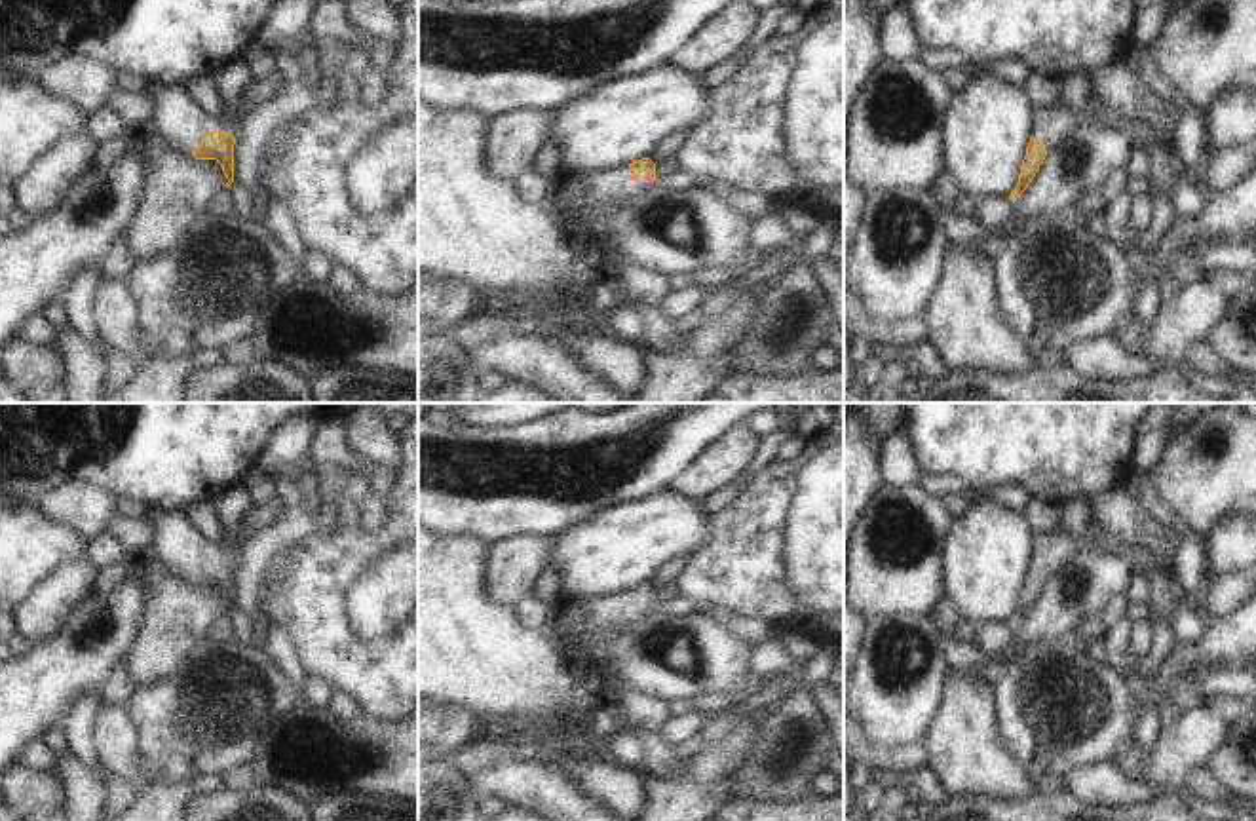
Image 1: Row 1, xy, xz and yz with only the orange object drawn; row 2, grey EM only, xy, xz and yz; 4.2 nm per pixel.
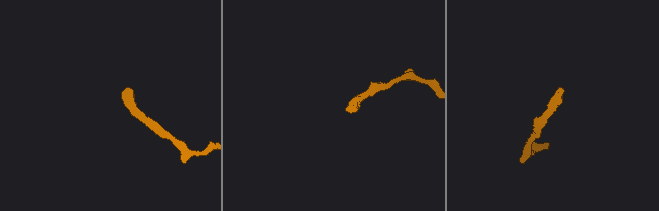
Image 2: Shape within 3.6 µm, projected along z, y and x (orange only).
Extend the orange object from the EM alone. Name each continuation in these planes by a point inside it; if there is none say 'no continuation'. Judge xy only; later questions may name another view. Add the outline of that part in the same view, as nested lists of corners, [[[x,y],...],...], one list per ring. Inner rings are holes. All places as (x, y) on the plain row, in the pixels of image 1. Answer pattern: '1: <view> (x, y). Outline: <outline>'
1: xy (175, 546). Outline: [[[148,511],[146,521],[154,530],[146,557],[184,582],[192,582],[209,557],[230,559],[219,544],[200,536],[182,511]]]

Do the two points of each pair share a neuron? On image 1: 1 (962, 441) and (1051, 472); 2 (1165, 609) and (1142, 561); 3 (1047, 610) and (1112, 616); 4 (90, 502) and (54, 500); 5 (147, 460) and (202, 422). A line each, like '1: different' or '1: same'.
1: same
2: same
3: different
4: same
5: same

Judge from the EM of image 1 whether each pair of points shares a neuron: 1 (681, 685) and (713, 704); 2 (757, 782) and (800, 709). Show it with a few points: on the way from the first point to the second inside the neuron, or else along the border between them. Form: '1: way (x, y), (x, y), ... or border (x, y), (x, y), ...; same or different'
1: border (743, 688), (732, 694), (700, 694), (690, 702); different
2: way (774, 764), (791, 726); same

